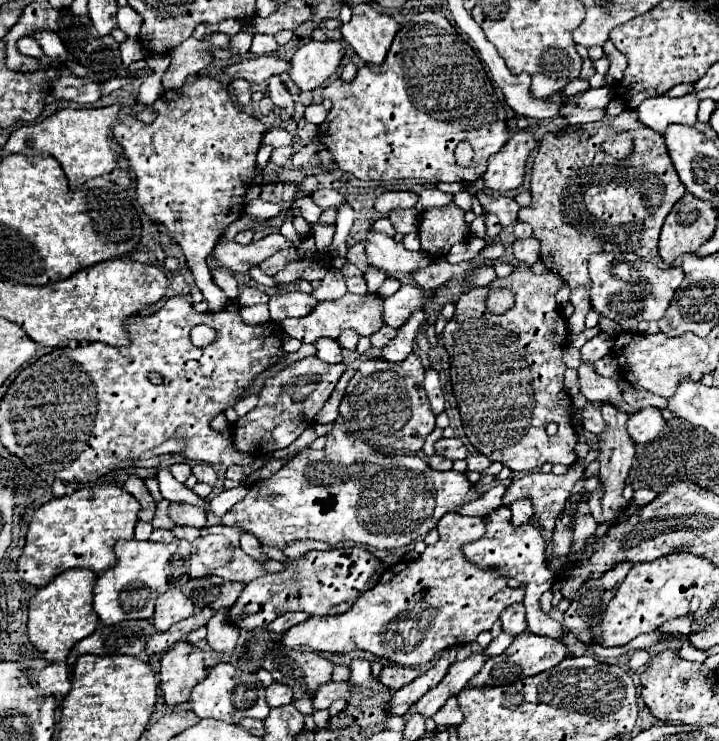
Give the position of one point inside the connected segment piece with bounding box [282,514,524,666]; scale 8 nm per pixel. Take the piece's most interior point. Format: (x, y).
(420, 608)

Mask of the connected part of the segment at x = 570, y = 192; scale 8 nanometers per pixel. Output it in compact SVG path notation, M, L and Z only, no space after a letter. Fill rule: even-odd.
M626 110L618 116L612 116L596 124L584 124L576 128L576 132L554 132L546 134L540 142L538 156L532 166L532 202L526 208L520 208L518 220L528 222L534 228L534 238L540 240L542 264L552 272L558 274L570 286L570 302L574 306L574 314L568 318L568 328L572 334L580 334L584 330L584 318L592 310L590 304L590 278L588 278L588 258L596 252L634 252L648 262L666 268L666 264L658 256L658 234L660 226L664 224L668 212L686 194L684 184L676 176L672 168L672 160L668 156L668 148L664 144L662 134L654 132L652 128L638 122L634 110ZM630 132L634 136L634 152L626 160L616 160L602 152L602 142L610 136Z

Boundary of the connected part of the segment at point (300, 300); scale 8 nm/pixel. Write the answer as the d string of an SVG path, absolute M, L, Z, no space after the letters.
M300 290L296 292L282 292L270 298L270 318L274 322L282 322L284 318L302 318L312 312L312 308L318 304L318 300L310 294L304 294Z

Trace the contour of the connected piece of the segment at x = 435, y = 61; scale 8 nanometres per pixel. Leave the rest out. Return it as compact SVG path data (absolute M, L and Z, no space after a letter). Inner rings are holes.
M422 12L404 24L380 66L362 66L354 82L334 80L324 88L324 96L332 100L328 120L320 126L322 144L334 154L340 170L354 174L358 180L394 180L420 178L426 182L458 182L468 186L486 172L486 160L496 154L510 138L506 126L506 108L498 100L490 78L476 52L462 40L456 28L436 12ZM466 140L474 148L470 168L460 168L454 160L456 146Z

